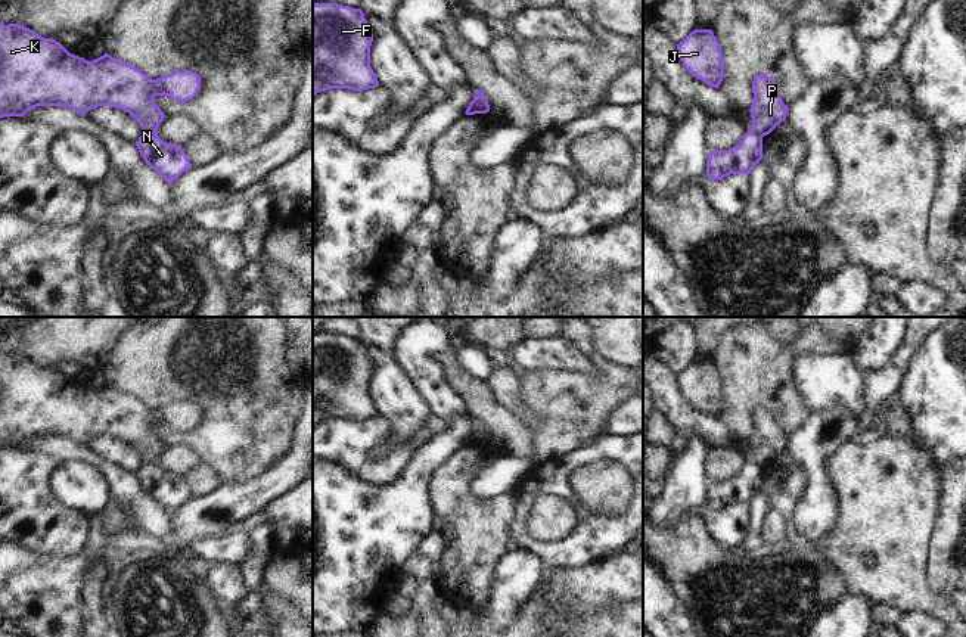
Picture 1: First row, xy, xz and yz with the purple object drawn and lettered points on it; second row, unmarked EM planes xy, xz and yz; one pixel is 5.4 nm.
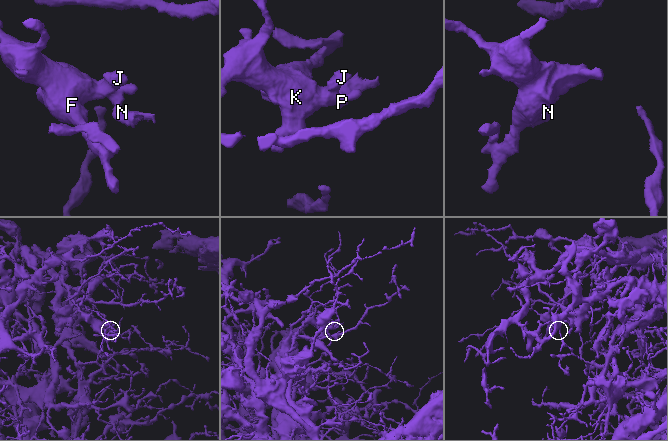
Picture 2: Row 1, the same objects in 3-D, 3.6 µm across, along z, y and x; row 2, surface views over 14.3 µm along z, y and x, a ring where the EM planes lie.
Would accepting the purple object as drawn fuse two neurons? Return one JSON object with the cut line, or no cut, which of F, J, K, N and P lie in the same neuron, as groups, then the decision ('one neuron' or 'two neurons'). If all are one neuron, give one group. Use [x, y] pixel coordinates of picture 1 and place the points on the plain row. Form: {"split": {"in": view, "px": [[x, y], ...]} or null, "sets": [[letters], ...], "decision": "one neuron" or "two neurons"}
{"split": {"in": "xy", "px": [[155, 462], [143, 465]]}, "sets": [["F", "J", "K", "P"], ["N"]], "decision": "two neurons"}

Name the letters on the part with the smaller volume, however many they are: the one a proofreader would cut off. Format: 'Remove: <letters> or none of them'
Remove: N

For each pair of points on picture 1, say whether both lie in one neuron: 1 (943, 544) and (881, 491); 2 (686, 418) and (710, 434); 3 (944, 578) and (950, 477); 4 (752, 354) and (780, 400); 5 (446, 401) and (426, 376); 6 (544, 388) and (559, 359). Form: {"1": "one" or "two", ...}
{"1": "two", "2": "one", "3": "one", "4": "one", "5": "one", "6": "two"}

